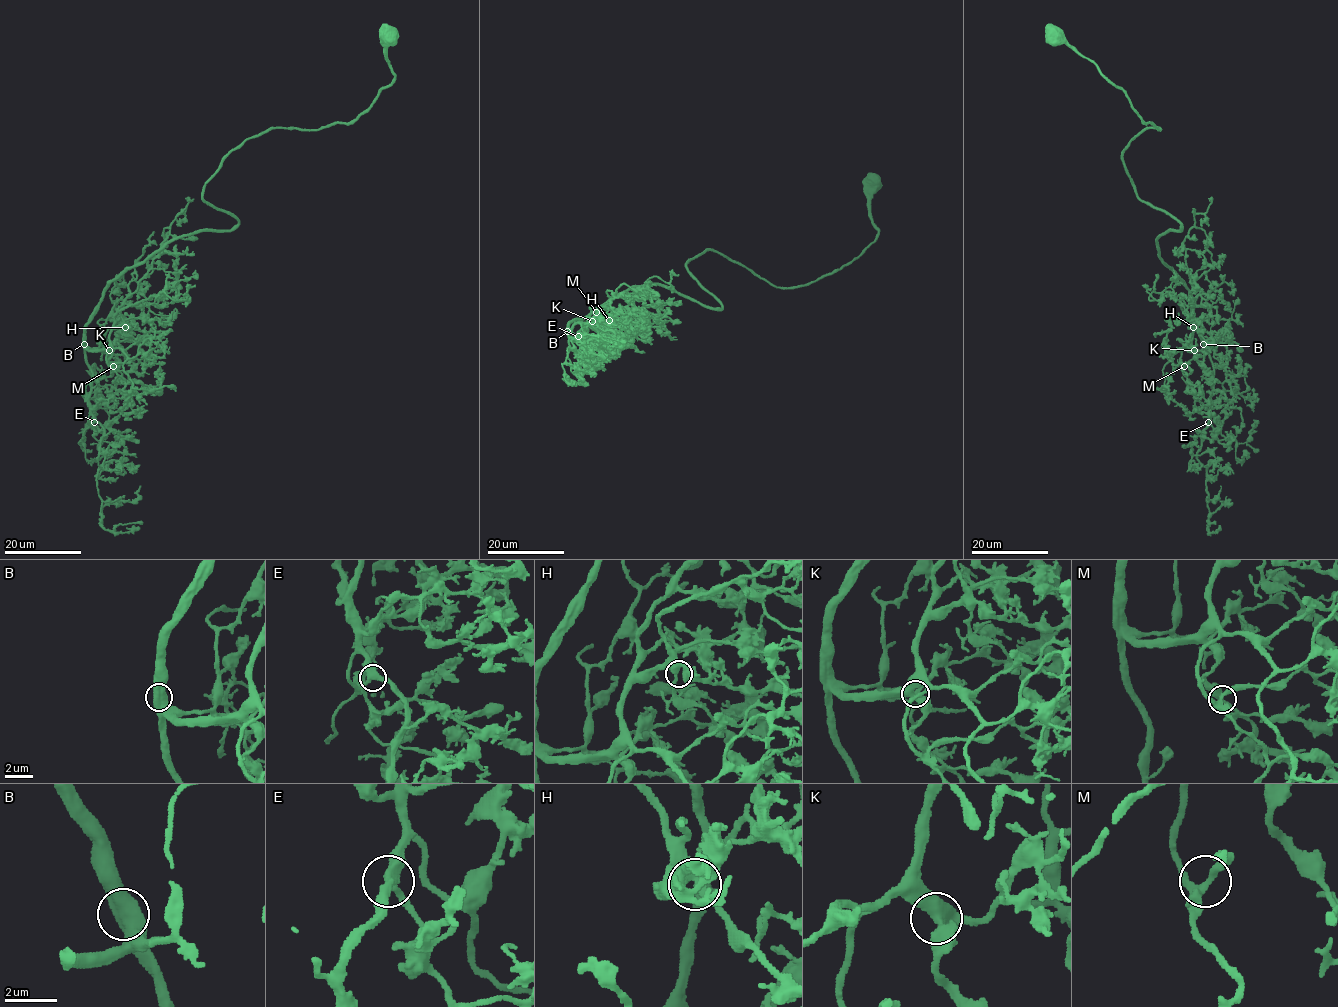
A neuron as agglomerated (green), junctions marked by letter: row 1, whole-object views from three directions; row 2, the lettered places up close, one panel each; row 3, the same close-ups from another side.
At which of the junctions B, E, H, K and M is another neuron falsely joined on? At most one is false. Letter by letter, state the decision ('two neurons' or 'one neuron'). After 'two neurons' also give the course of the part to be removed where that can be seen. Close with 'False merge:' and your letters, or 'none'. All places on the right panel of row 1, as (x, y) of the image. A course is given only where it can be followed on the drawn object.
B: one neuron
E: one neuron
H: one neuron
K: one neuron
M: one neuron
False merge: none

